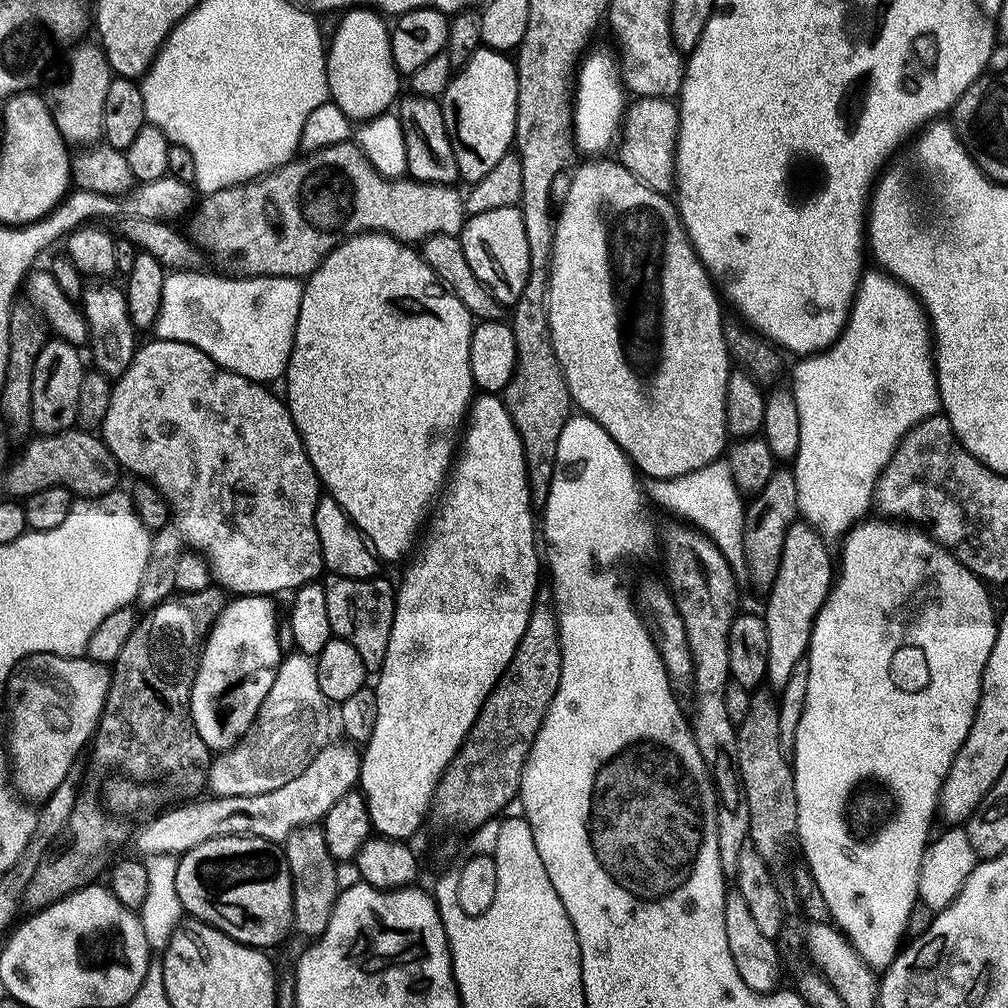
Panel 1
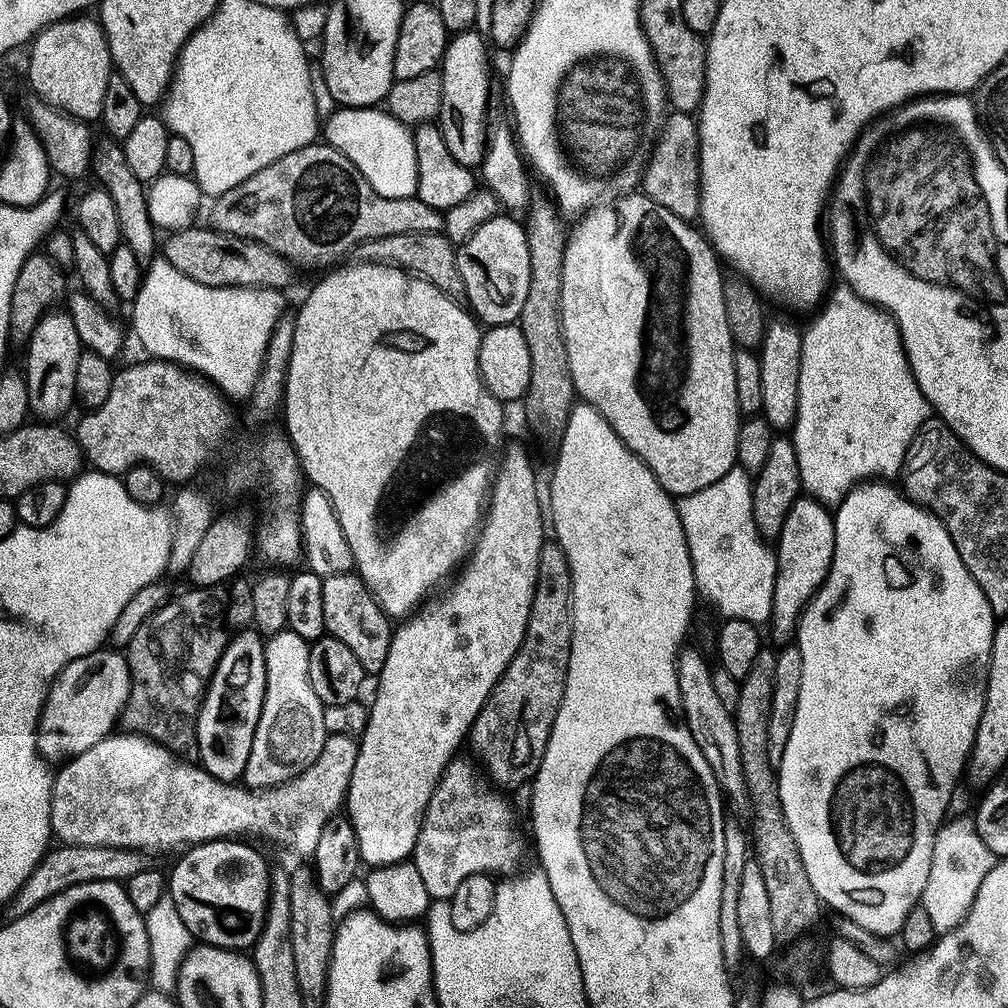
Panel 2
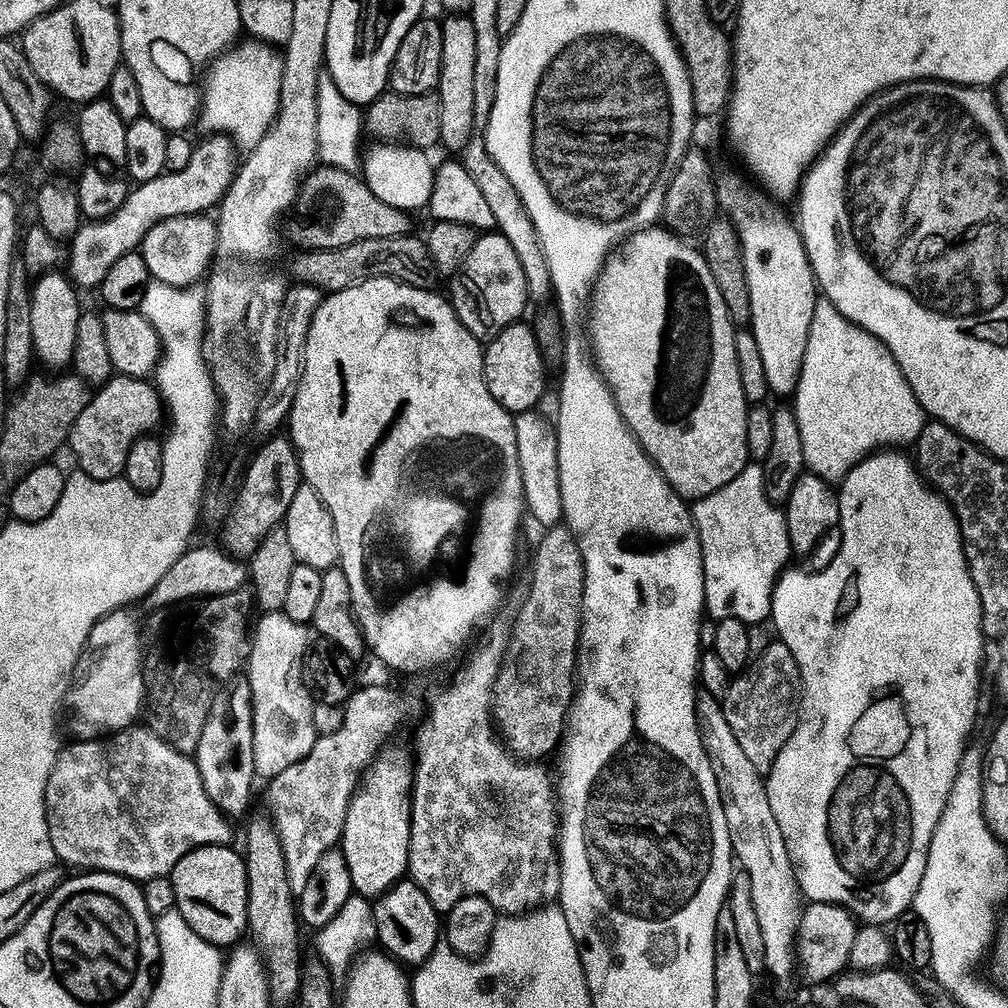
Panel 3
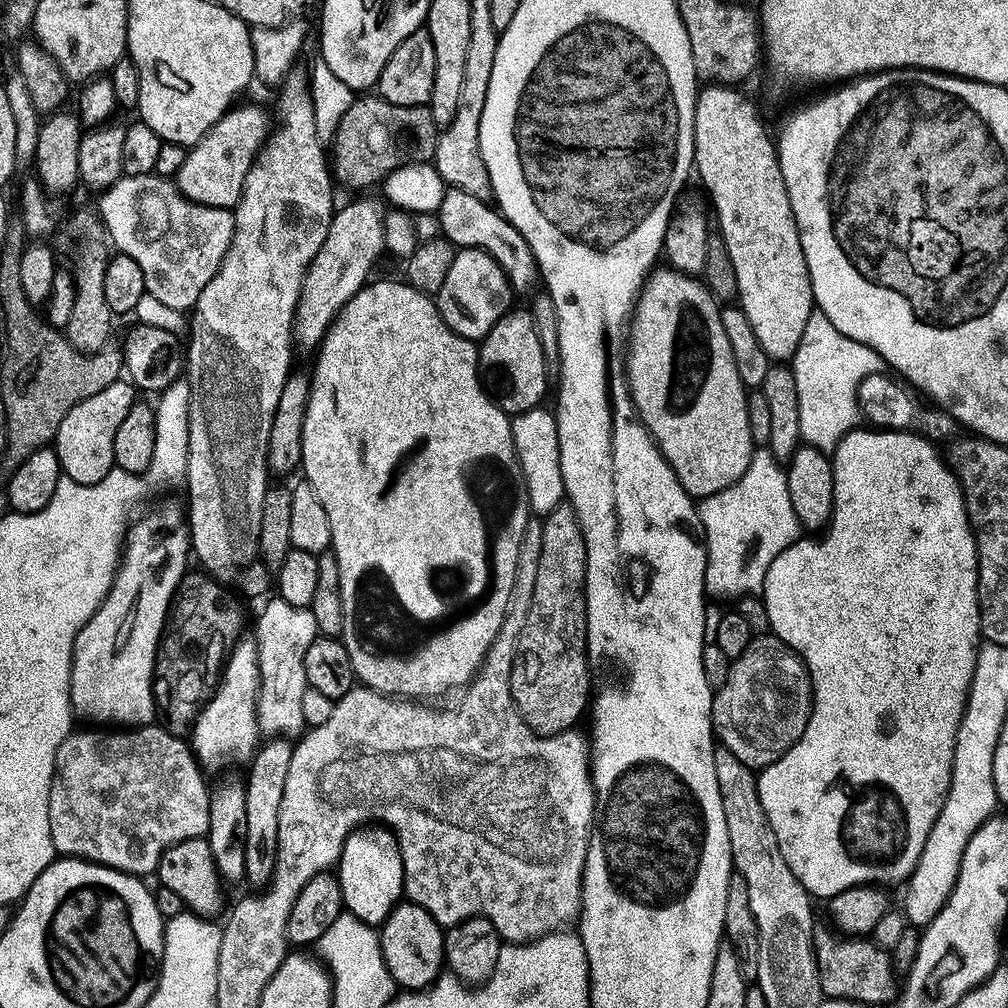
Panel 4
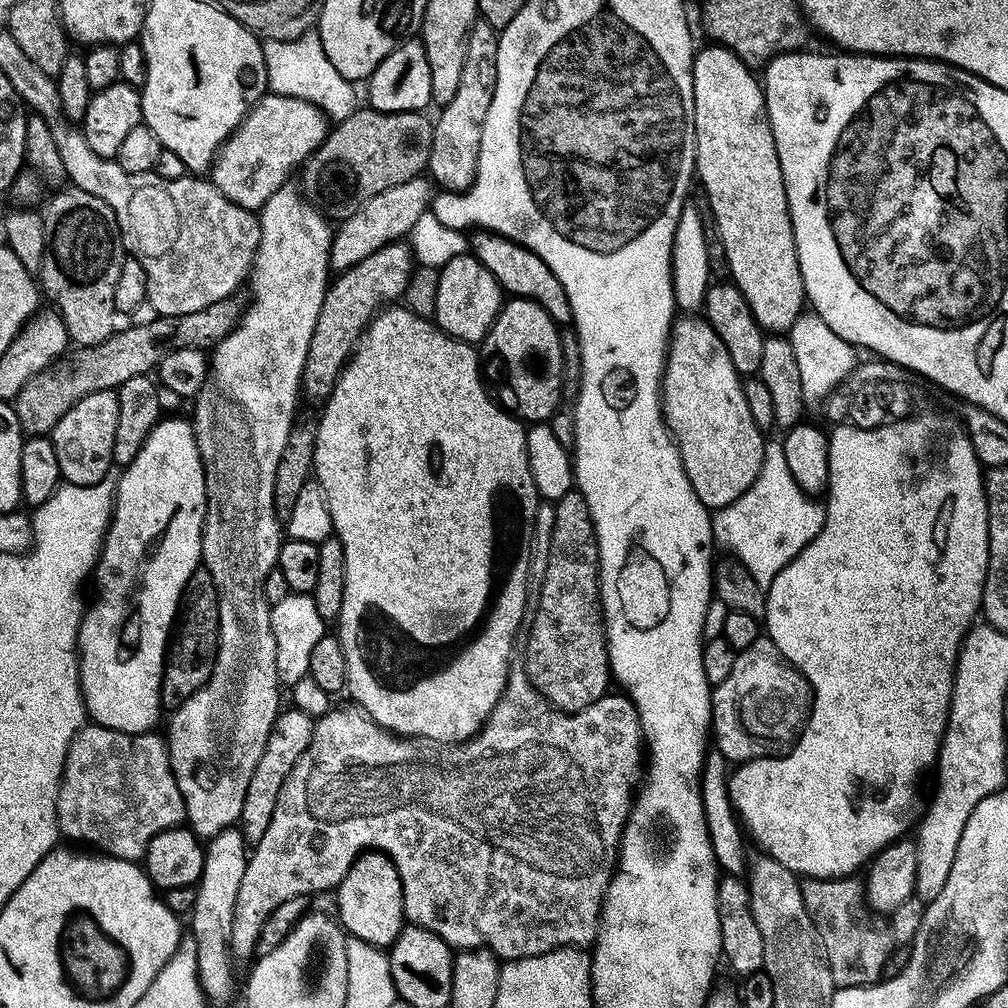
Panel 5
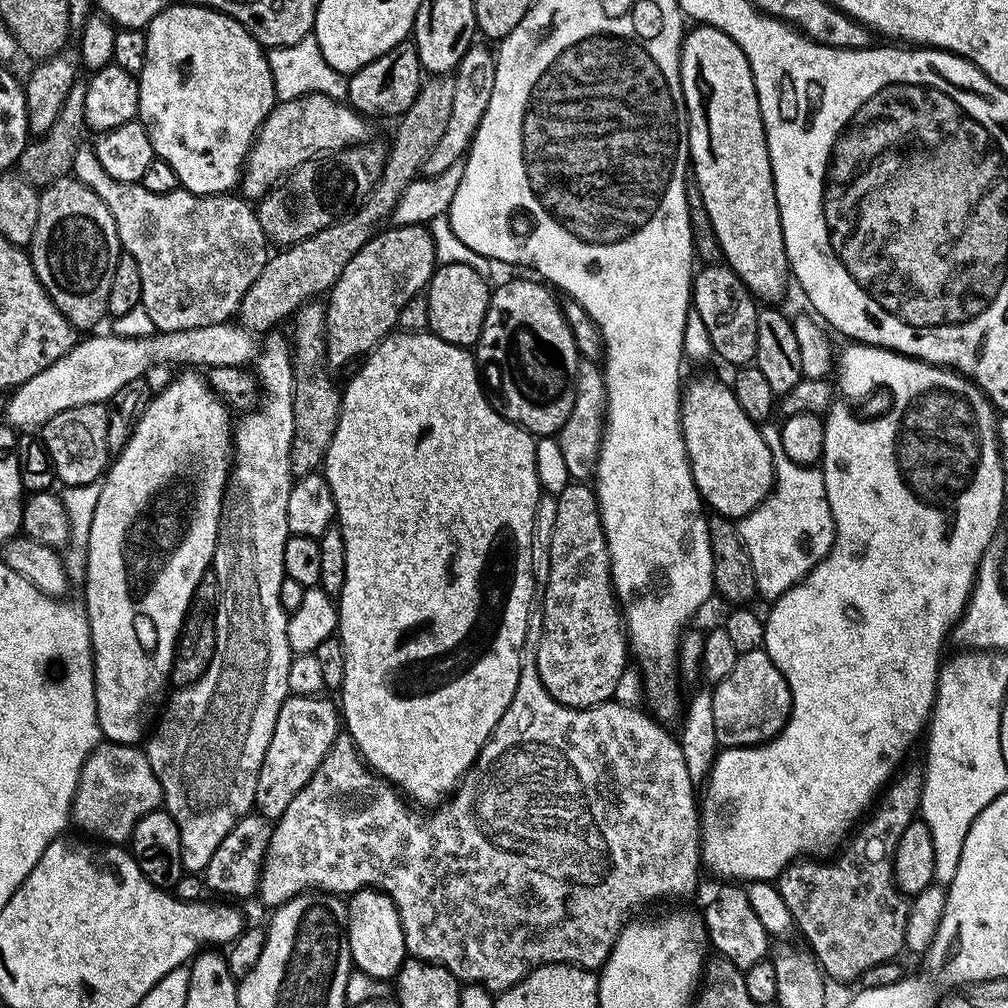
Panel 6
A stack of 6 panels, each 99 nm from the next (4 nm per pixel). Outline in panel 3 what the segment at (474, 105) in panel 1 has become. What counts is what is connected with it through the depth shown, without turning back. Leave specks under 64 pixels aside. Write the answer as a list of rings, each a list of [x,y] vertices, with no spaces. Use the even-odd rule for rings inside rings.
[[[448,14],[440,25],[442,30],[442,70],[438,95],[442,106],[440,144],[462,150],[477,127],[474,114],[474,26],[471,15]]]

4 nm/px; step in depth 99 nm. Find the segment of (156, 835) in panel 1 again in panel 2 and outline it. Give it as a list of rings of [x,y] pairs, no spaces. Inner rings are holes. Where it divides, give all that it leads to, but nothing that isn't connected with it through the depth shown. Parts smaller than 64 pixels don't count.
[[[65,844],[49,847],[43,858],[36,863],[36,869],[28,881],[7,901],[8,916],[24,916],[30,910],[49,900],[54,894],[70,886],[78,886],[95,880],[126,882],[146,868],[146,862],[139,851],[130,848],[107,848],[106,846],[78,846]]]

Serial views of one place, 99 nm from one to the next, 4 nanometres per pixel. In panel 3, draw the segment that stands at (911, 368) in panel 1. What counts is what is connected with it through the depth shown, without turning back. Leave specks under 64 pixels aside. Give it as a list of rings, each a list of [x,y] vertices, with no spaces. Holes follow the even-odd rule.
[[[823,298],[817,299],[814,306],[814,318],[810,322],[810,338],[806,338],[806,354],[802,358],[802,370],[800,371],[798,386],[794,393],[795,400],[794,411],[798,418],[798,430],[802,430],[802,454],[804,455],[807,471],[813,472],[816,476],[821,476],[822,479],[829,482],[843,480],[845,474],[855,464],[877,450],[888,450],[893,446],[904,446],[900,444],[915,445],[918,434],[924,429],[926,423],[924,407],[918,402],[914,390],[910,390],[910,382],[906,382],[906,378],[902,374],[898,362],[894,362],[890,350],[874,334],[870,334],[866,330],[859,328],[854,322],[850,322],[831,302]]]

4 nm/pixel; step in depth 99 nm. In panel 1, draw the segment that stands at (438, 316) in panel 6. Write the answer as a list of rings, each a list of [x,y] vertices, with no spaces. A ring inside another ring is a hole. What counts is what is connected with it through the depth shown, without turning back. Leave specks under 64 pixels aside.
[[[501,206],[485,213],[472,214],[465,219],[459,238],[462,254],[466,254],[466,262],[470,262],[470,270],[474,270],[478,282],[490,290],[499,304],[515,304],[530,274],[530,242],[526,242],[526,222],[519,207]]]

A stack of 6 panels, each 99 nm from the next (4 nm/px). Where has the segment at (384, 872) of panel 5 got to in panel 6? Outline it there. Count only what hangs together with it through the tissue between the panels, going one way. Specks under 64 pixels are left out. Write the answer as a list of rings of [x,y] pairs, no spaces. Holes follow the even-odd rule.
[[[379,887],[359,888],[346,900],[346,935],[352,951],[352,963],[374,979],[388,982],[395,977],[400,965],[406,959],[404,927],[396,904],[387,891],[379,892]]]

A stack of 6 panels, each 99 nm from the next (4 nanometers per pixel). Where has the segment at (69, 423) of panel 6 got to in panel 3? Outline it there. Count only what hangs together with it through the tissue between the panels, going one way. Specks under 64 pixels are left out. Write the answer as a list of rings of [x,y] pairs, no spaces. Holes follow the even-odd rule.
[[[113,375],[111,380],[99,385],[91,393],[89,404],[78,414],[77,420],[69,430],[66,444],[68,448],[72,447],[72,452],[76,455],[75,467],[95,480],[117,479],[124,471],[129,446],[138,437],[153,431],[152,427],[160,420],[160,412],[162,416],[162,401],[155,383],[139,376]]]

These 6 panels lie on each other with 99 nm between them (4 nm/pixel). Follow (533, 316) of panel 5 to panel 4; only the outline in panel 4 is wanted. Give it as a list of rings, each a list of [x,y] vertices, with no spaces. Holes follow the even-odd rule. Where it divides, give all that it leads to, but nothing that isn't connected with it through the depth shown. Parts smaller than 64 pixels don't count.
[[[516,311],[507,312],[478,344],[478,367],[483,383],[501,410],[509,414],[525,412],[545,403],[550,368],[549,361],[544,359],[542,342],[538,342],[531,311]]]

